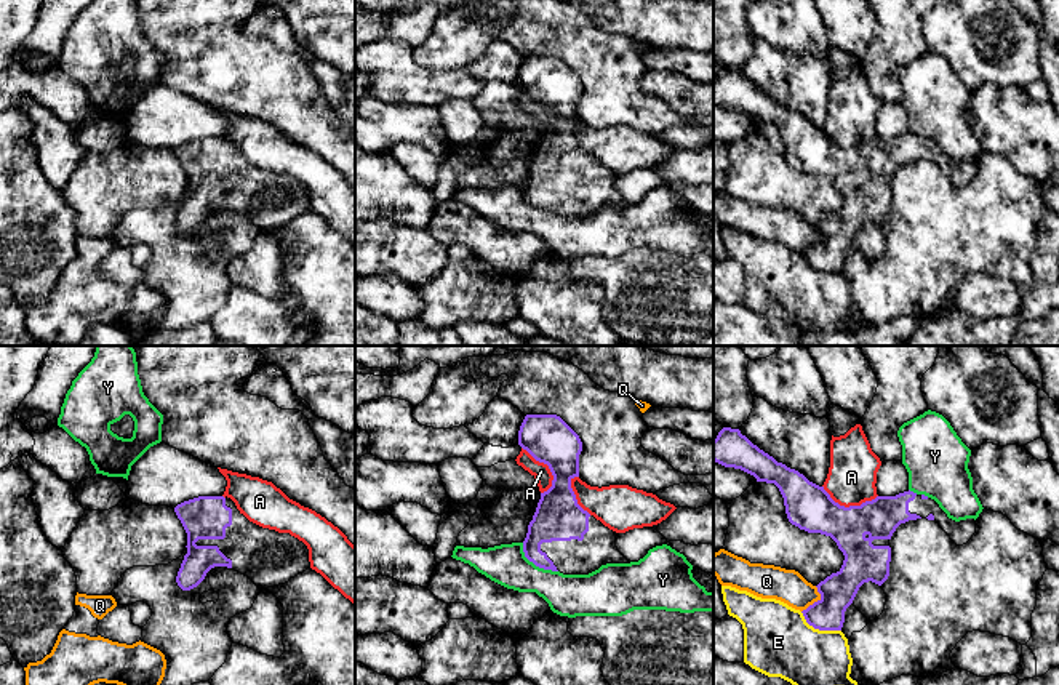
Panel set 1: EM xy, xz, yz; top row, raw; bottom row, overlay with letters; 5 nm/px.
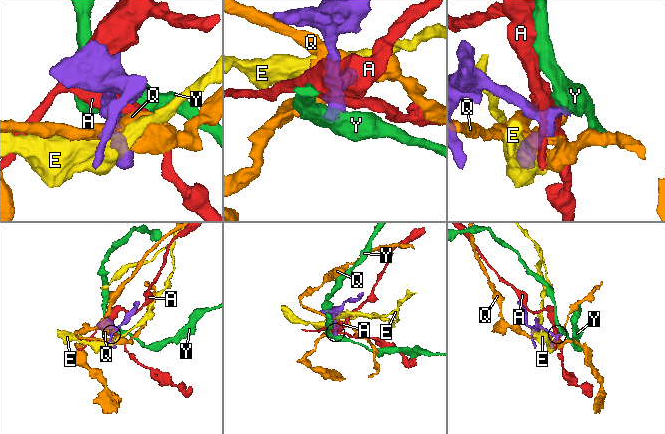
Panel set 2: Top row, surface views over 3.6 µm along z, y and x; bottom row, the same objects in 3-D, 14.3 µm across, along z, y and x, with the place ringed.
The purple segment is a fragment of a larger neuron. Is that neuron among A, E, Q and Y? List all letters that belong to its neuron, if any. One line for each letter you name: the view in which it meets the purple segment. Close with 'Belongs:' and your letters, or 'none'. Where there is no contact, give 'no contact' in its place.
Belongs: none

